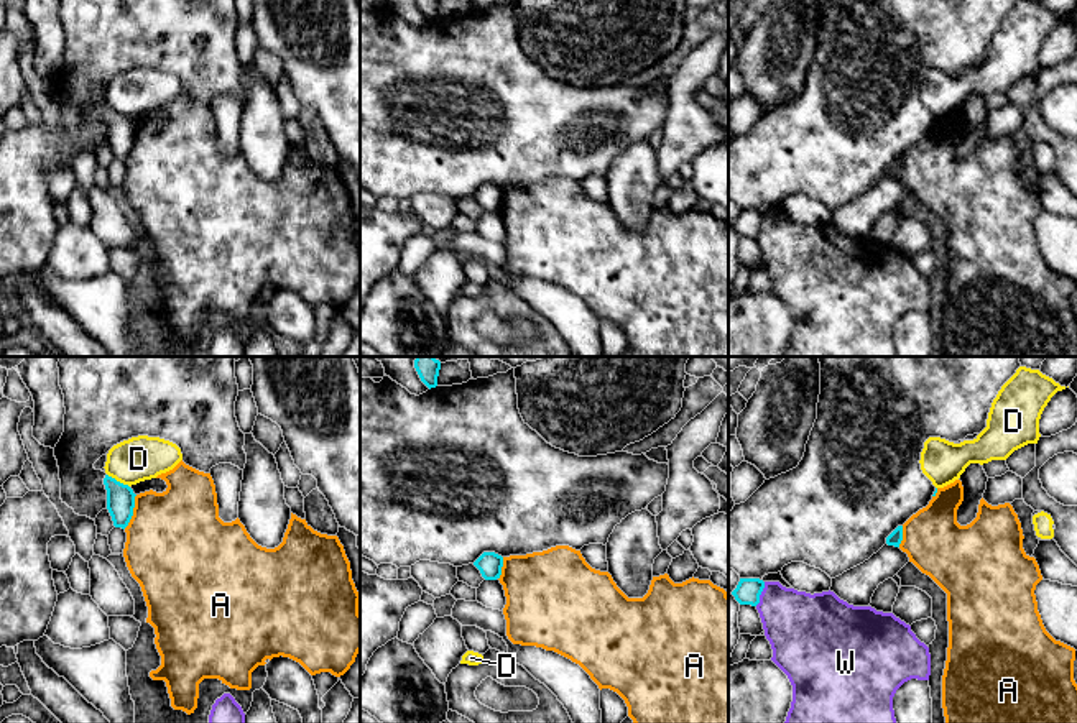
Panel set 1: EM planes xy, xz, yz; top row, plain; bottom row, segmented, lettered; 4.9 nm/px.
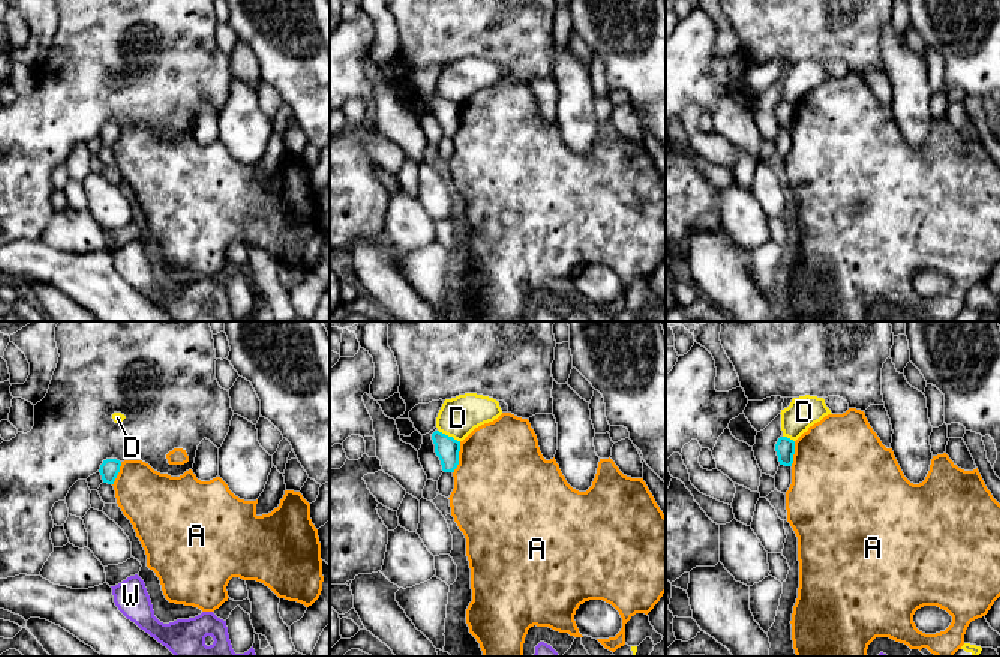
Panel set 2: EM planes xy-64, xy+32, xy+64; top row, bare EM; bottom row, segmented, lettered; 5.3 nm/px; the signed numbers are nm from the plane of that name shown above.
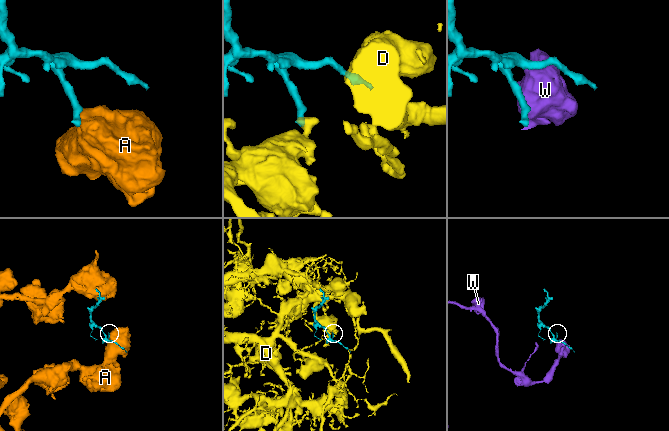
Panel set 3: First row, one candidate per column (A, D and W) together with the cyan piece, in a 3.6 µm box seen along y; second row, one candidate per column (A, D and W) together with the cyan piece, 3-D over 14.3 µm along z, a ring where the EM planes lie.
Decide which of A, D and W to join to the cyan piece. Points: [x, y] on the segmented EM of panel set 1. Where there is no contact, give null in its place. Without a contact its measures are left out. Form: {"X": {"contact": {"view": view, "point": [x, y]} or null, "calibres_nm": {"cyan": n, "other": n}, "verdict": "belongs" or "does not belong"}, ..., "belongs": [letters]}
{"A": {"contact": {"view": "xy", "point": [132, 511]}, "calibres_nm": {"cyan": 140, "other": 480}, "verdict": "does not belong"}, "D": {"contact": {"view": "xy", "point": [119, 482]}, "calibres_nm": {"cyan": 140, "other": 220}, "verdict": "does not belong"}, "W": {"contact": {"view": "yz", "point": [760, 594]}, "calibres_nm": {"cyan": 120, "other": 340}, "verdict": "does not belong"}, "belongs": []}

